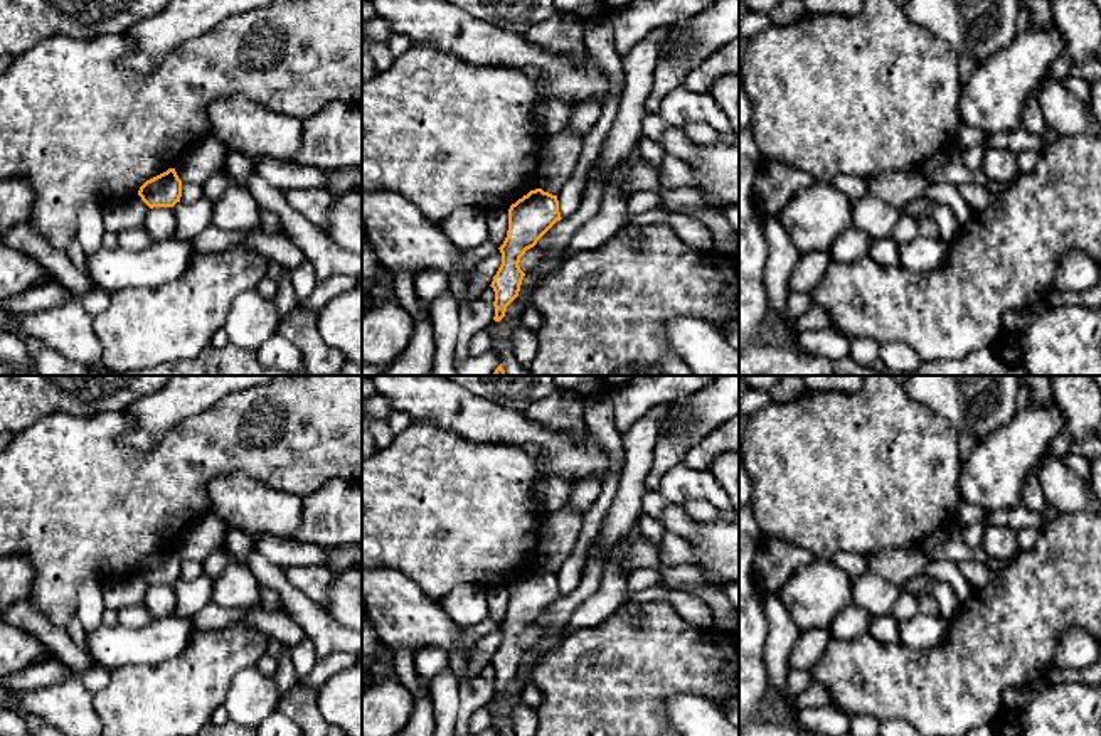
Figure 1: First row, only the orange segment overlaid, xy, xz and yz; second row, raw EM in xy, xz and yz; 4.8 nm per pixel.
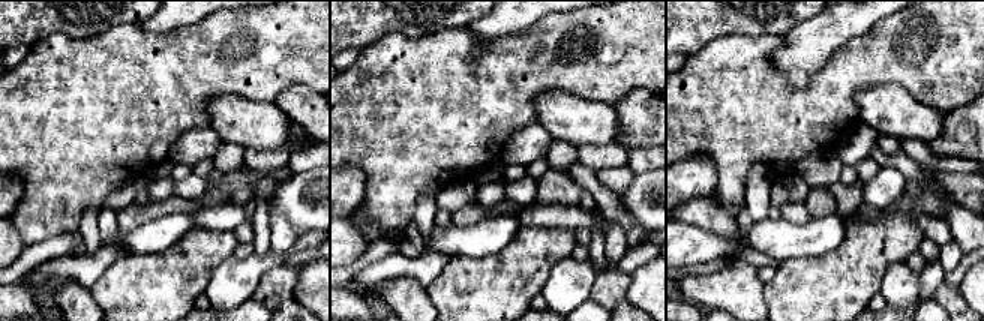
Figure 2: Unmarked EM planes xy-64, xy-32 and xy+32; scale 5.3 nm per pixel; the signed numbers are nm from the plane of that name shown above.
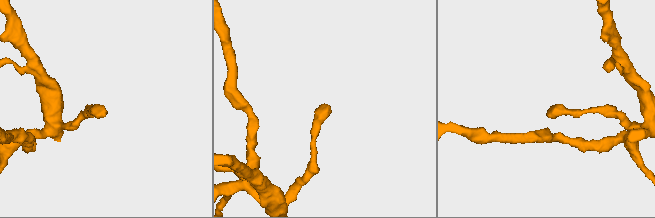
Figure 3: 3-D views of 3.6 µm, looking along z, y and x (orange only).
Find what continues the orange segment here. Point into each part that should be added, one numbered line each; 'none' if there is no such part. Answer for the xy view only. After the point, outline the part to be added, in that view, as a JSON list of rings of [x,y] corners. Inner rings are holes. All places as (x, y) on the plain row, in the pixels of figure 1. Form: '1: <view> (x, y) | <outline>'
none

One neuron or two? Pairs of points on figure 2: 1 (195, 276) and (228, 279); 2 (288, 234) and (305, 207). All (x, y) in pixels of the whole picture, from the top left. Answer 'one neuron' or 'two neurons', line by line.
1: two neurons
2: one neuron

